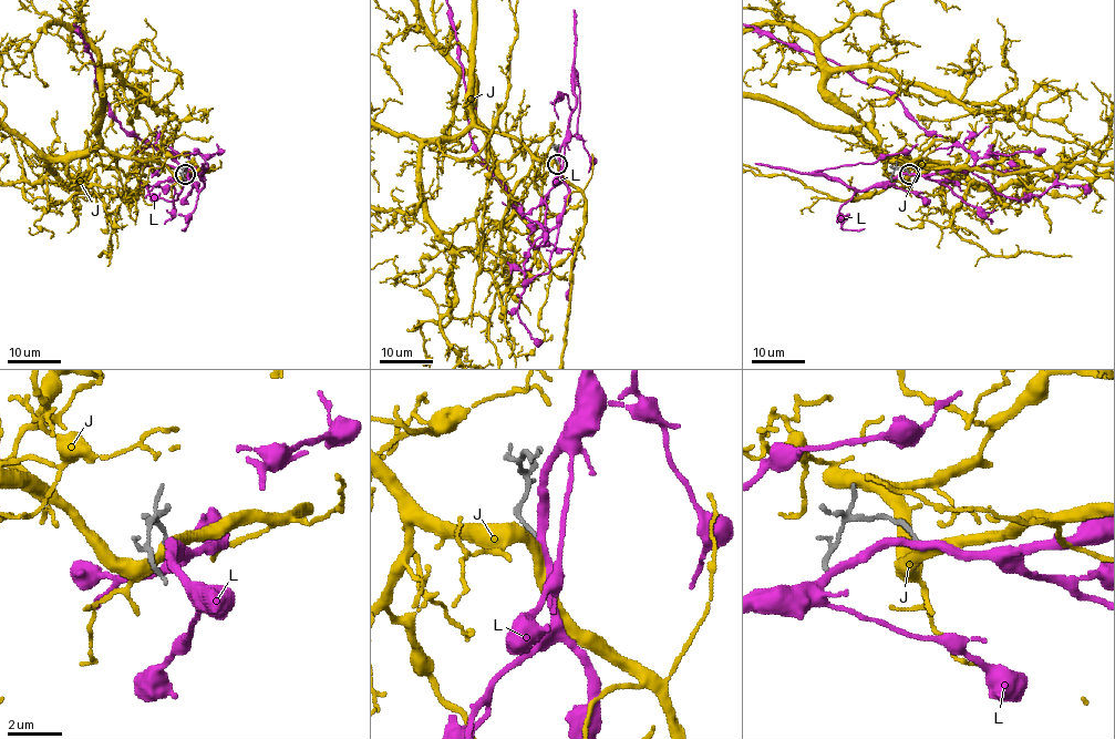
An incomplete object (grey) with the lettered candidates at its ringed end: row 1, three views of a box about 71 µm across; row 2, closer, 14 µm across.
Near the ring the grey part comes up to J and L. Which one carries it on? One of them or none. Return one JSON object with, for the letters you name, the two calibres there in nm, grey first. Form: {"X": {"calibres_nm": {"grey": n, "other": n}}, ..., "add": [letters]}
{"J": {"calibres_nm": {"grey": 160, "other": 360}}, "add": ["J"]}

